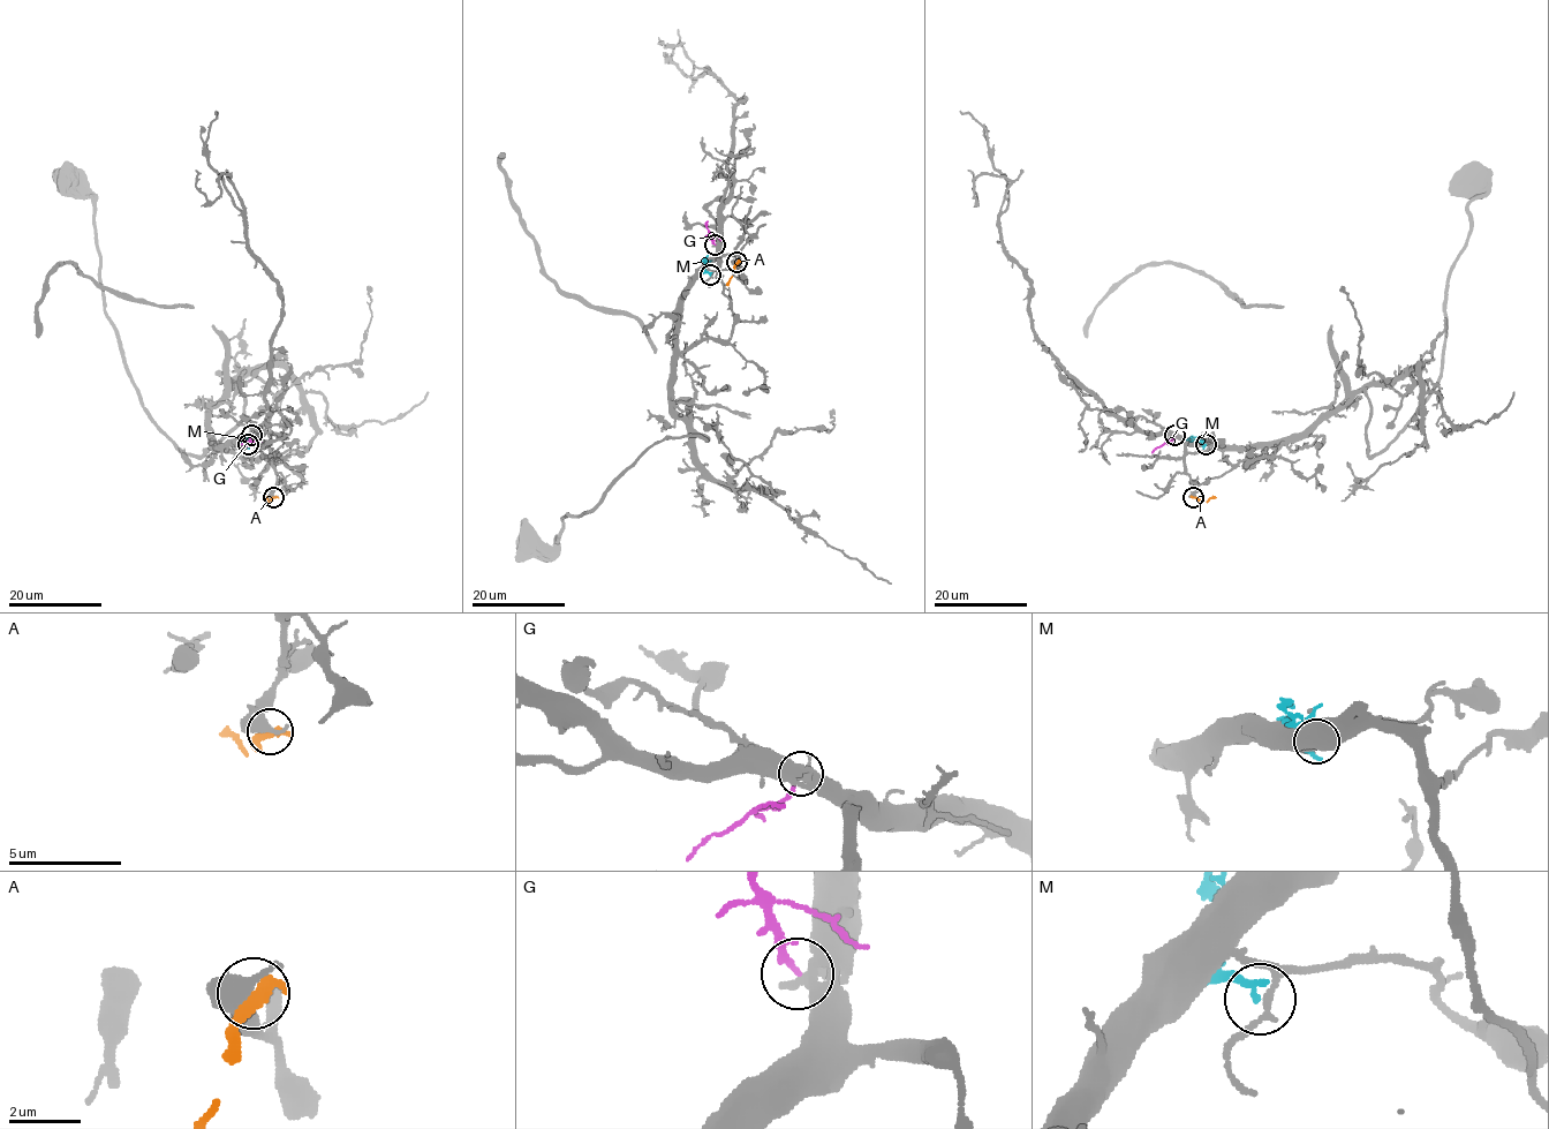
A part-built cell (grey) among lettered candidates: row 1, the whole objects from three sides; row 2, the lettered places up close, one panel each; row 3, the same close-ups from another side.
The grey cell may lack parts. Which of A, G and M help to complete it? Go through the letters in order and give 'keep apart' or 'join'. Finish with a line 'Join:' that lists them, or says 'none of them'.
A: keep apart
G: join
M: keep apart
Join: G

